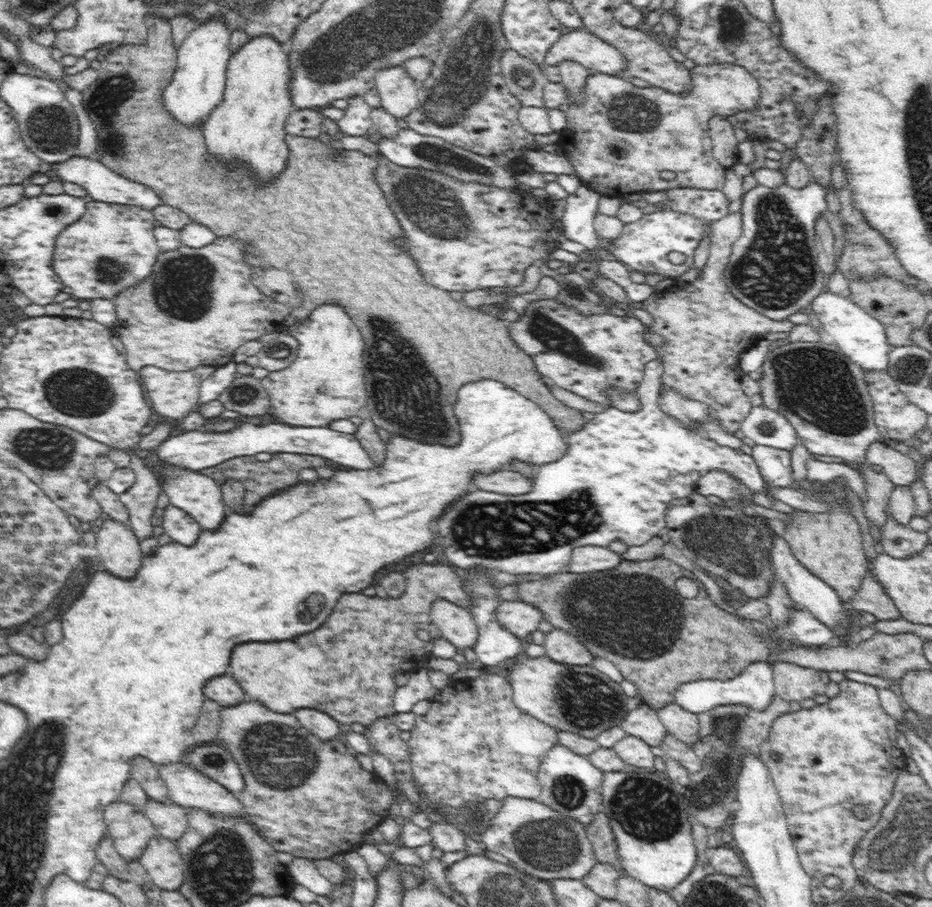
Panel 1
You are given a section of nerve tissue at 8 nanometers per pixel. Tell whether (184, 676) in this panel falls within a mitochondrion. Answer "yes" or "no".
no

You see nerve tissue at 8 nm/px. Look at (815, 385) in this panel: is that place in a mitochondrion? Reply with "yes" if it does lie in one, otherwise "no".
yes

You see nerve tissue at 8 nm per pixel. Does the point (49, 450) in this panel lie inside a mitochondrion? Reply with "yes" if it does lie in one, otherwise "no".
yes

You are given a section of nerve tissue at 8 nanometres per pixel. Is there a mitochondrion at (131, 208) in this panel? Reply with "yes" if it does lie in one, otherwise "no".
no

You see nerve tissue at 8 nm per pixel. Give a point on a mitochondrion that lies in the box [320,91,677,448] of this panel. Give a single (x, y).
(406, 395)

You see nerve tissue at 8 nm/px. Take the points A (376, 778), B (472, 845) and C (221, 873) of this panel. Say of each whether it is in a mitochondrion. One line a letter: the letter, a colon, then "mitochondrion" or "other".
A: other
B: other
C: mitochondrion

